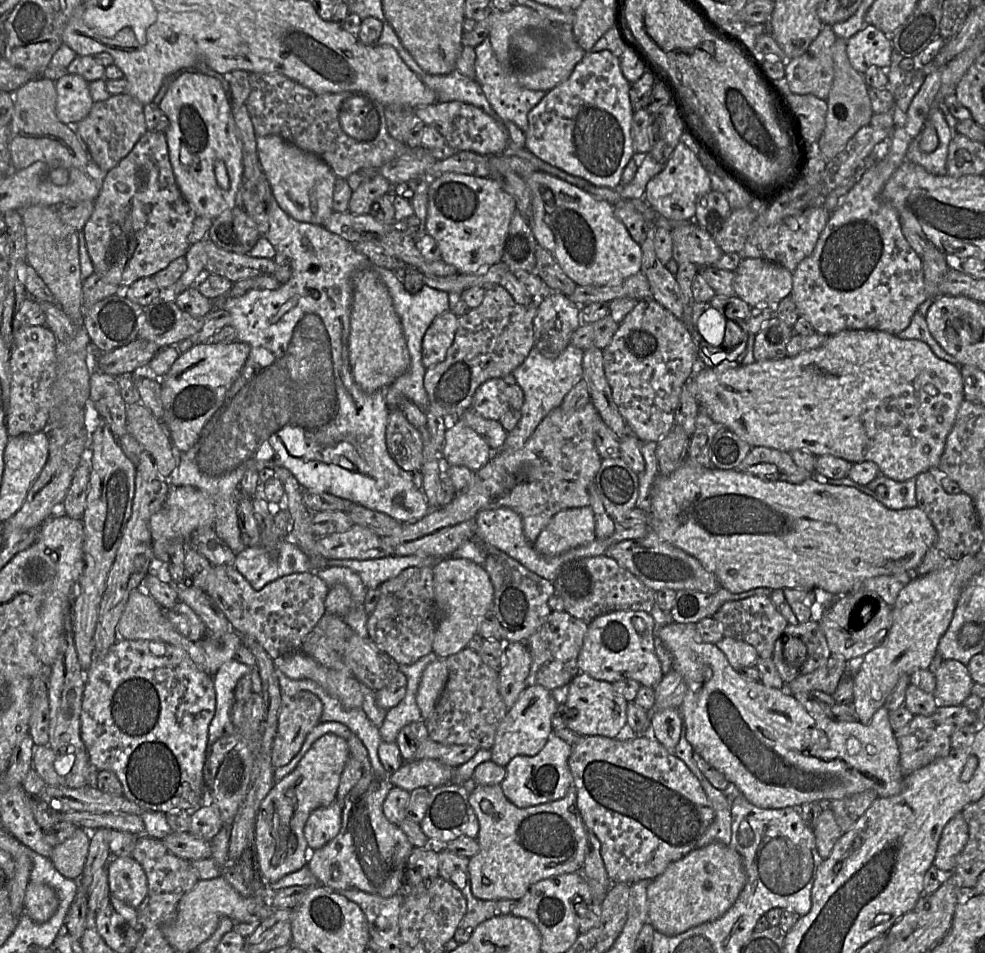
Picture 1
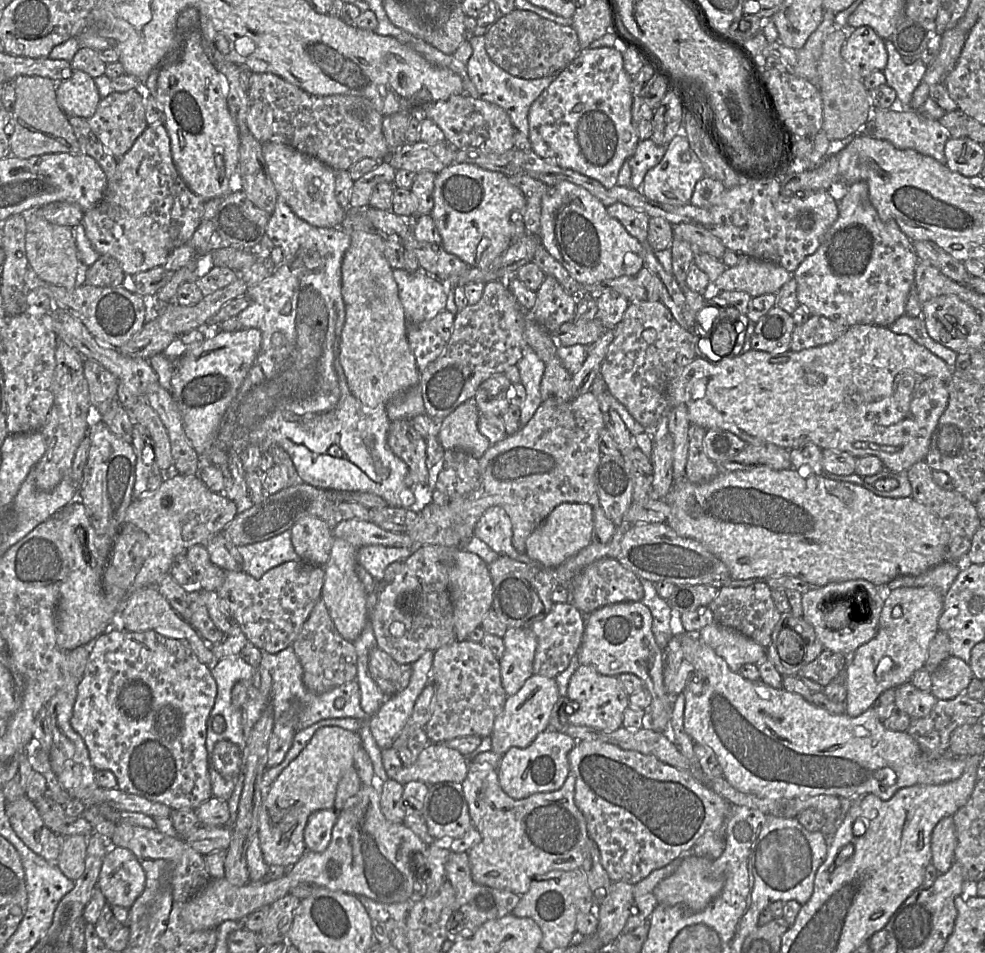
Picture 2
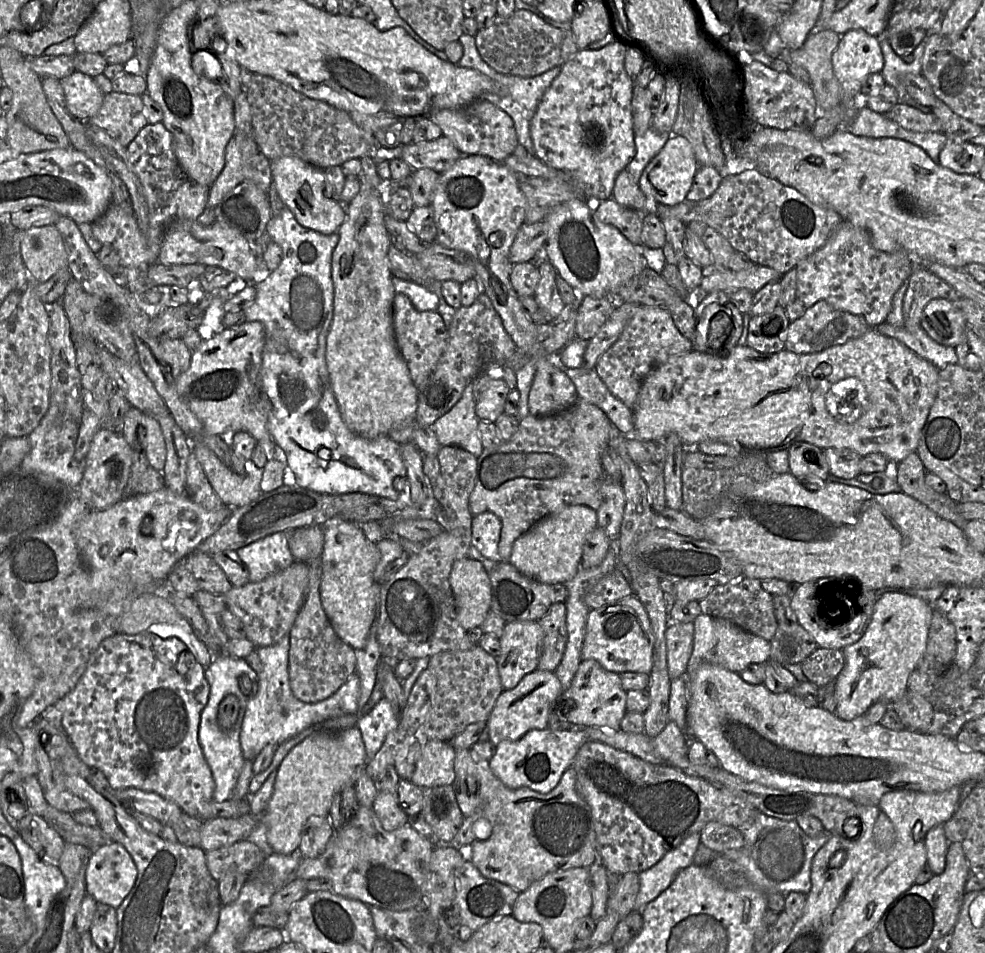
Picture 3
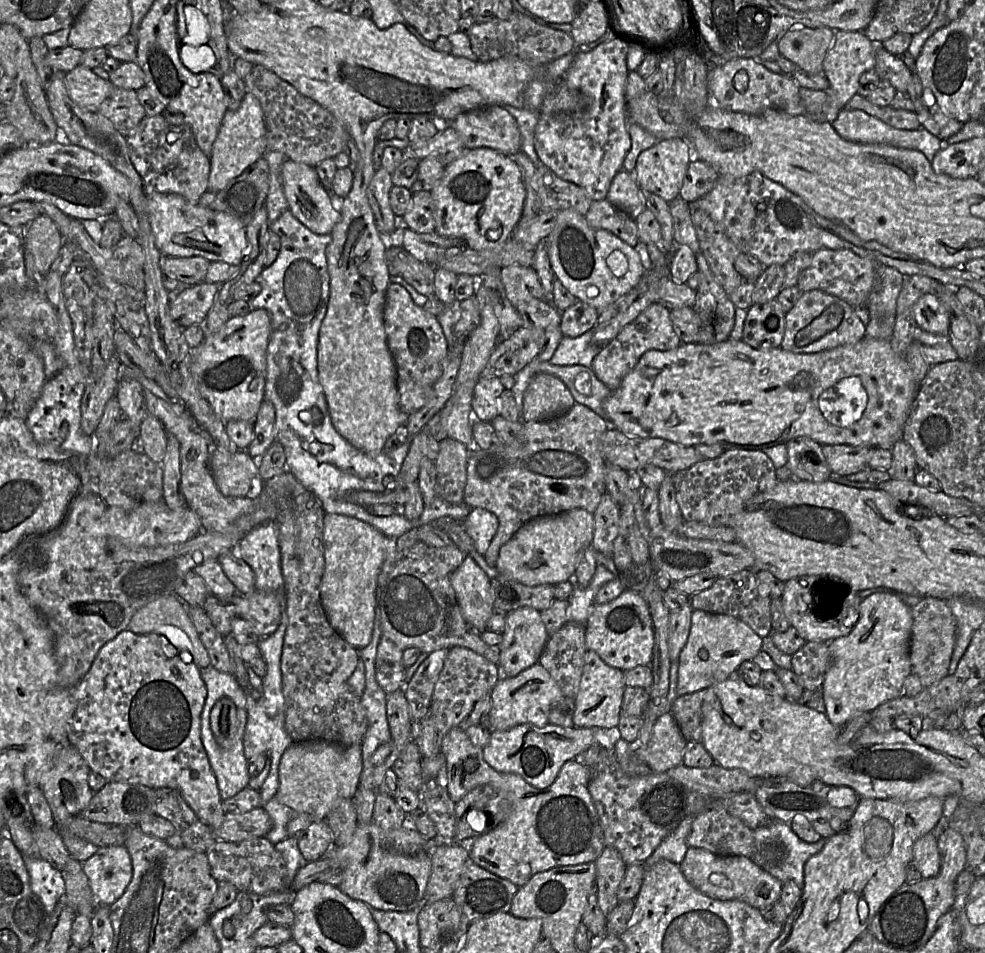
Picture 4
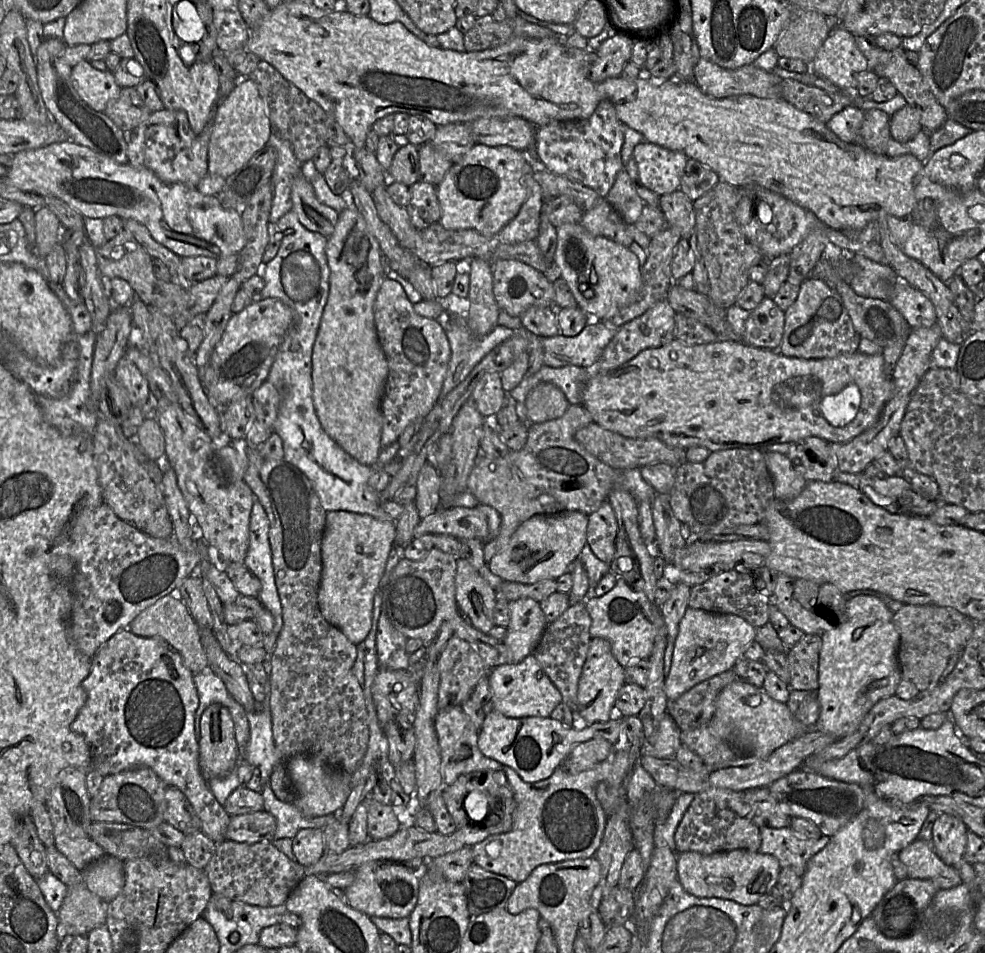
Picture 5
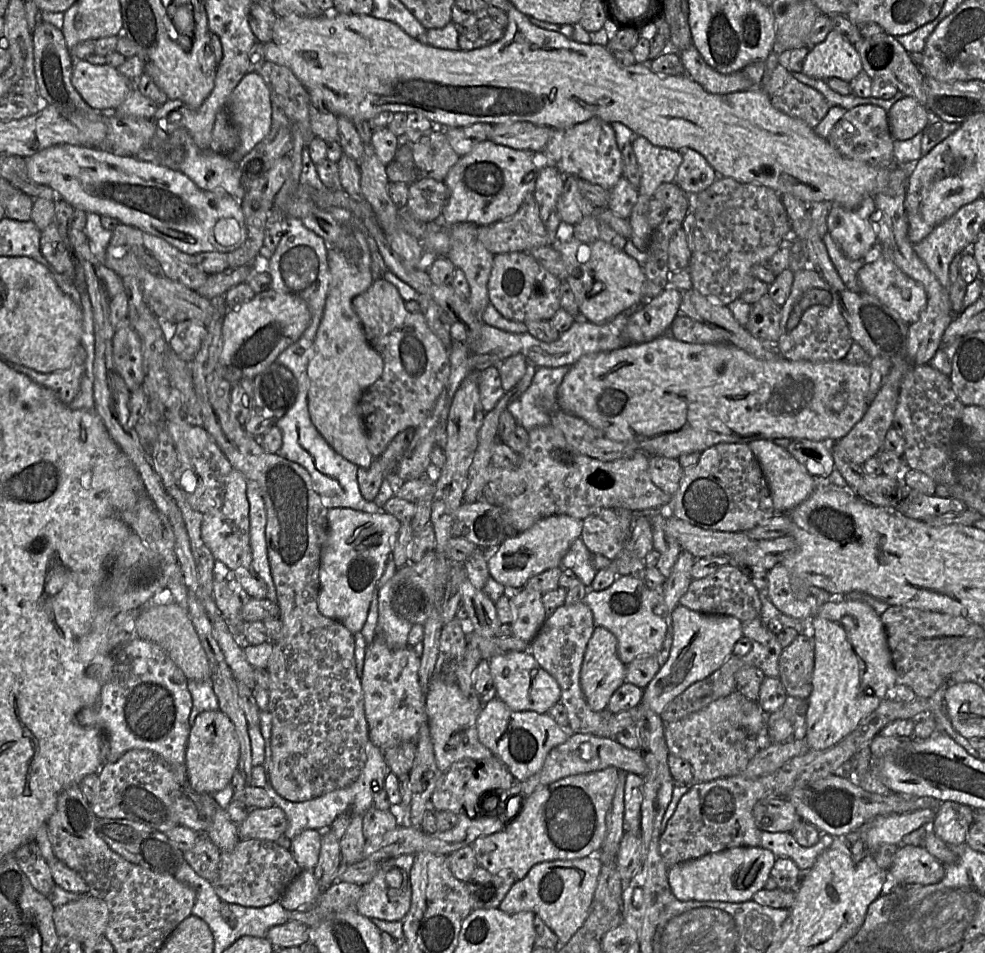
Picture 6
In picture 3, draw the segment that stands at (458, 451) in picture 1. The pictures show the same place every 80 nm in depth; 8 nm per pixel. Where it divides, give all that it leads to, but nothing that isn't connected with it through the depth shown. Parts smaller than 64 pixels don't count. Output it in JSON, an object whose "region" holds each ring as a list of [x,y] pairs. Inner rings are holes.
{"region":[[[474,379],[463,391],[460,400],[432,425],[440,446],[457,446],[478,458],[484,450],[478,433]]]}

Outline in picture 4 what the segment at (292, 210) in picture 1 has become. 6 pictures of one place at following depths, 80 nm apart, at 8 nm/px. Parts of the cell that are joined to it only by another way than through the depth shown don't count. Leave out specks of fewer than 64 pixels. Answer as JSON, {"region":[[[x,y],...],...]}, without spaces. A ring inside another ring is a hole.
{"region":[[[287,159],[281,167],[281,178],[288,210],[311,232],[319,235],[331,234],[340,220],[341,209],[338,212],[332,206],[328,190],[321,184],[315,167]]]}

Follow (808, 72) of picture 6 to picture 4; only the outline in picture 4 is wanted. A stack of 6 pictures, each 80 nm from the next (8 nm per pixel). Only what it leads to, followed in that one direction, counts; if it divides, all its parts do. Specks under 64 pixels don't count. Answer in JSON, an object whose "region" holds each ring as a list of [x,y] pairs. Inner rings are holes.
{"region":[[[834,30],[835,38],[832,46],[823,61],[823,74],[829,81],[826,90],[828,100],[822,108],[820,115],[809,116],[818,122],[830,123],[837,118],[850,99],[857,94],[860,77],[875,67],[875,54],[872,41],[863,31]]]}

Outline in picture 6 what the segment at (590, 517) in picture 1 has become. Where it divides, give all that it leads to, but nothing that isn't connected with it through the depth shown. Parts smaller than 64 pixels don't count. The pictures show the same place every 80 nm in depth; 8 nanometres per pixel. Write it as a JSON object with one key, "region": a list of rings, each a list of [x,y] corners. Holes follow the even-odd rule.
{"region":[[[567,515],[551,516],[539,520],[518,536],[506,538],[487,561],[490,576],[506,588],[522,589],[536,575],[552,568],[562,567],[563,557],[571,545],[581,538],[582,521]]]}

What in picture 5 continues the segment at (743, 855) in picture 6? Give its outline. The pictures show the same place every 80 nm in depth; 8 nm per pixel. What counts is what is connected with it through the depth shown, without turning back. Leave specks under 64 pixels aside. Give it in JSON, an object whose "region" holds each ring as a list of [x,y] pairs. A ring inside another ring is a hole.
{"region":[[[747,850],[710,855],[688,851],[678,854],[677,859],[677,878],[686,892],[700,898],[731,900],[742,905],[755,905],[762,896],[771,894],[780,870],[774,856]]]}

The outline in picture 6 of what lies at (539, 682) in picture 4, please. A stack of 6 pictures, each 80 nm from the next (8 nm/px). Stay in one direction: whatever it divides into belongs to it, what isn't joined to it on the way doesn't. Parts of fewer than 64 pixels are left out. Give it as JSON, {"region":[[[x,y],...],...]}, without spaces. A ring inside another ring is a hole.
{"region":[[[531,653],[495,656],[489,660],[489,666],[496,696],[512,711],[545,714],[560,701],[561,691],[557,681],[537,663]]]}

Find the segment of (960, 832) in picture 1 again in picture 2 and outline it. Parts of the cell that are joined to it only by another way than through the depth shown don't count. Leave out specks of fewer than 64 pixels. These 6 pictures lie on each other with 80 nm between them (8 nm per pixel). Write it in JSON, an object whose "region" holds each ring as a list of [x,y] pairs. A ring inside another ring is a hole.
{"region":[[[953,816],[940,820],[931,835],[931,864],[940,874],[947,872],[954,860],[957,837]]]}

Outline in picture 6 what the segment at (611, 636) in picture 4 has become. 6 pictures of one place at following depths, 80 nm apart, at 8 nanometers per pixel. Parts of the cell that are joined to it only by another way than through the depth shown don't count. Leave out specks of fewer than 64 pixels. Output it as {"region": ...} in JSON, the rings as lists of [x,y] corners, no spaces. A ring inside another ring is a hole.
{"region":[[[617,576],[614,583],[604,591],[590,592],[584,599],[590,608],[595,626],[610,631],[617,639],[617,654],[624,665],[643,657],[656,655],[662,648],[667,631],[667,609],[662,591],[649,588],[644,580],[632,576]]]}

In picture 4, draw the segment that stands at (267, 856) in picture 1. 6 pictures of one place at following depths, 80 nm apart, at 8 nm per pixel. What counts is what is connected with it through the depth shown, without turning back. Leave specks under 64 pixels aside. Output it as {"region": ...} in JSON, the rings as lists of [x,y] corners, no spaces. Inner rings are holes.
{"region":[[[320,739],[293,743],[280,760],[279,787],[274,796],[296,813],[287,824],[289,837],[297,837],[310,824],[324,821],[340,801],[352,799],[358,789],[362,770],[361,744],[342,748]]]}

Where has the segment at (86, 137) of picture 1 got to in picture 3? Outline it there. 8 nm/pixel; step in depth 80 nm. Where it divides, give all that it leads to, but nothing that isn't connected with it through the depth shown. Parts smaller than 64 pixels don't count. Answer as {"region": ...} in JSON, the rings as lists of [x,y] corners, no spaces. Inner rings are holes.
{"region":[[[115,91],[105,95],[100,109],[89,122],[105,130],[111,137],[126,148],[140,130],[148,124],[141,96]]]}

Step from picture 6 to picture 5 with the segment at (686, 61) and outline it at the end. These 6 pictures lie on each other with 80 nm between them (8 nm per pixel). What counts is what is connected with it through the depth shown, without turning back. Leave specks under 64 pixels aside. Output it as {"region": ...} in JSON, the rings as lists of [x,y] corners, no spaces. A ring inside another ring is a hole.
{"region":[[[701,57],[694,68],[692,82],[704,94],[722,99],[745,94],[758,98],[782,98],[780,81],[773,72],[764,71],[753,64],[725,69]]]}

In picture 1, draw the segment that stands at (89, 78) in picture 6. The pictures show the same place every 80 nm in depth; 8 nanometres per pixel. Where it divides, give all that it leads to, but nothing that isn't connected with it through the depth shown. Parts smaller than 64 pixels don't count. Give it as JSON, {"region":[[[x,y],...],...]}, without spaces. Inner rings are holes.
{"region":[[[67,74],[56,81],[56,115],[71,127],[81,122],[91,111],[94,101],[89,82],[79,74]]]}

